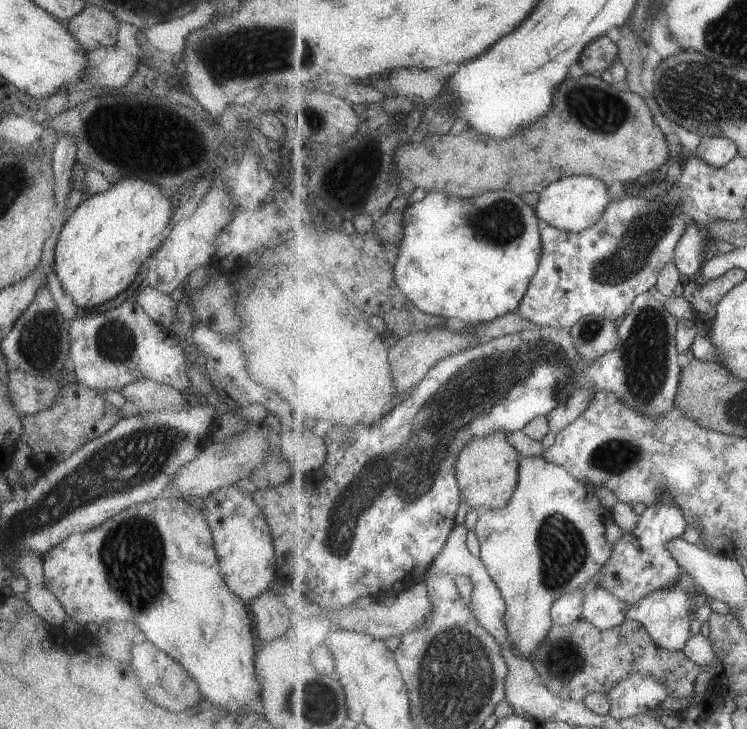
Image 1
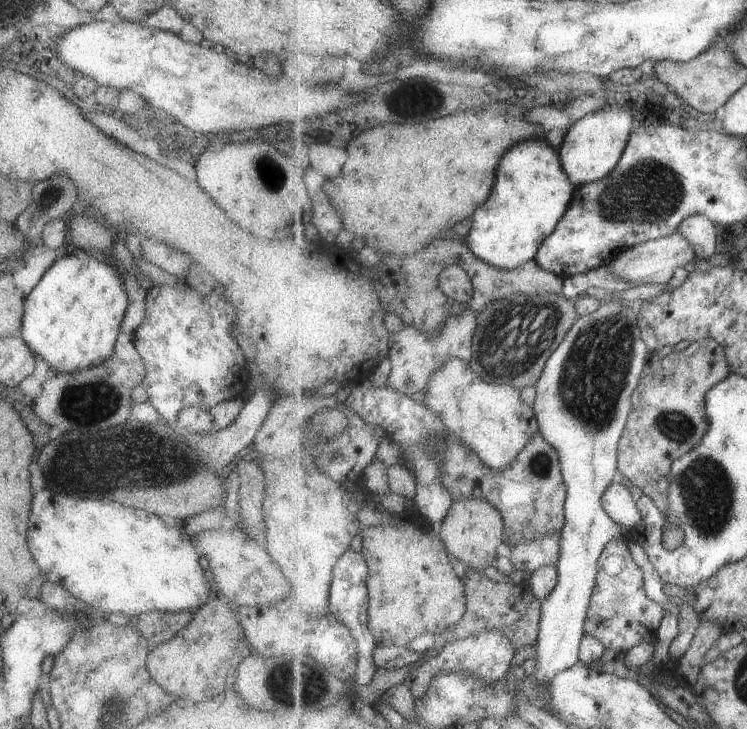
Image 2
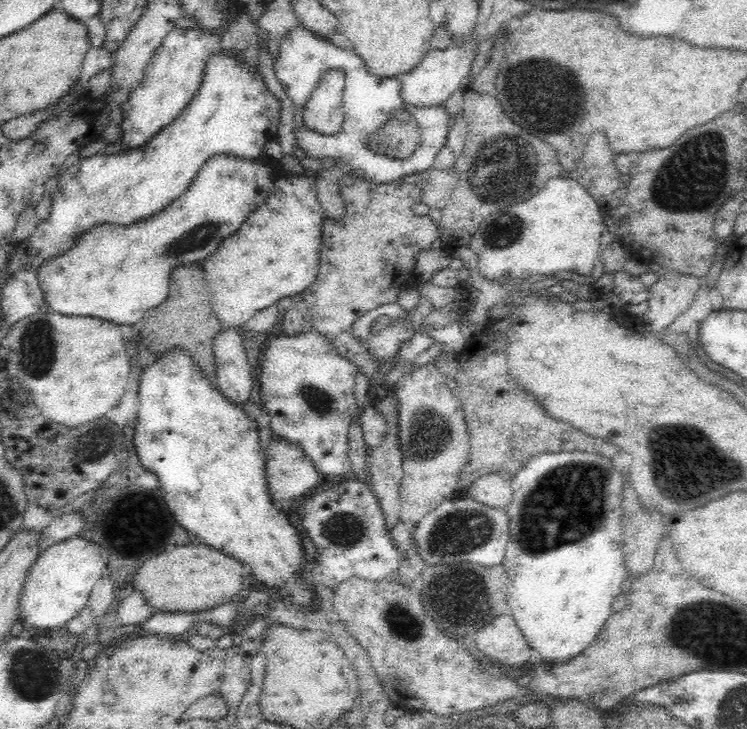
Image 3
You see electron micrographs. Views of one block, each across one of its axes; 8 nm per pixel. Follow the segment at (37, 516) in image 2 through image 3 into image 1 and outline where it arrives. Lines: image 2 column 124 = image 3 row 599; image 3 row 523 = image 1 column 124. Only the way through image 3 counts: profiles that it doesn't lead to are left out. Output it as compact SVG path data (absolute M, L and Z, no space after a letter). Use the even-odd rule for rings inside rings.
M162 495L155 500L145 502L145 504L136 504L124 508L108 518L103 524L90 529L87 532L75 533L65 537L57 546L50 548L41 556L41 564L43 571L43 584L45 588L57 597L57 600L64 606L65 612L69 618L72 618L79 624L87 624L93 622L99 627L101 625L127 621L135 624L141 633L141 638L147 639L147 642L153 644L155 648L162 650L167 656L177 661L189 673L189 676L199 682L199 692L205 700L209 700L211 704L225 708L227 712L247 712L249 710L249 702L253 698L257 698L255 706L259 706L259 682L255 678L255 668L253 668L253 656L255 656L255 646L253 645L253 636L251 636L251 620L247 616L245 610L246 603L237 598L221 578L217 558L214 556L213 539L210 528L205 522L205 517L199 509L190 506L183 498L169 497Z

